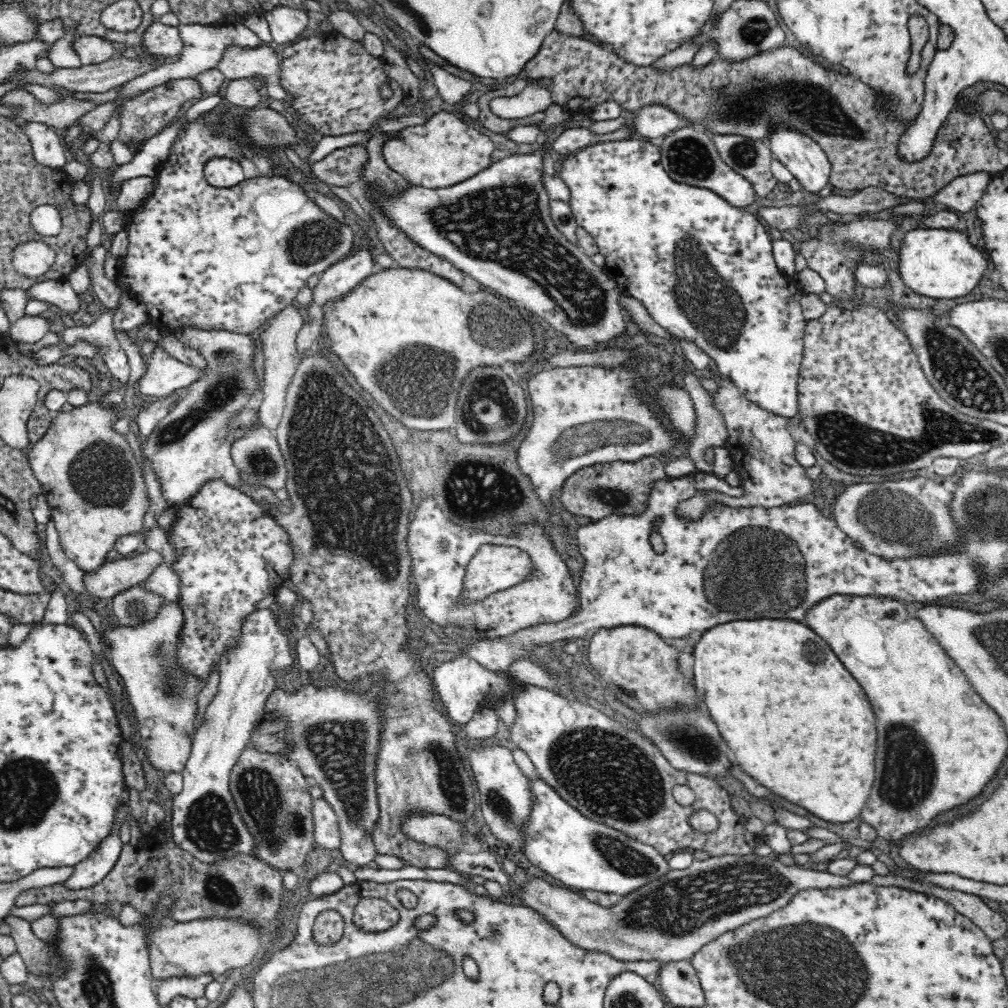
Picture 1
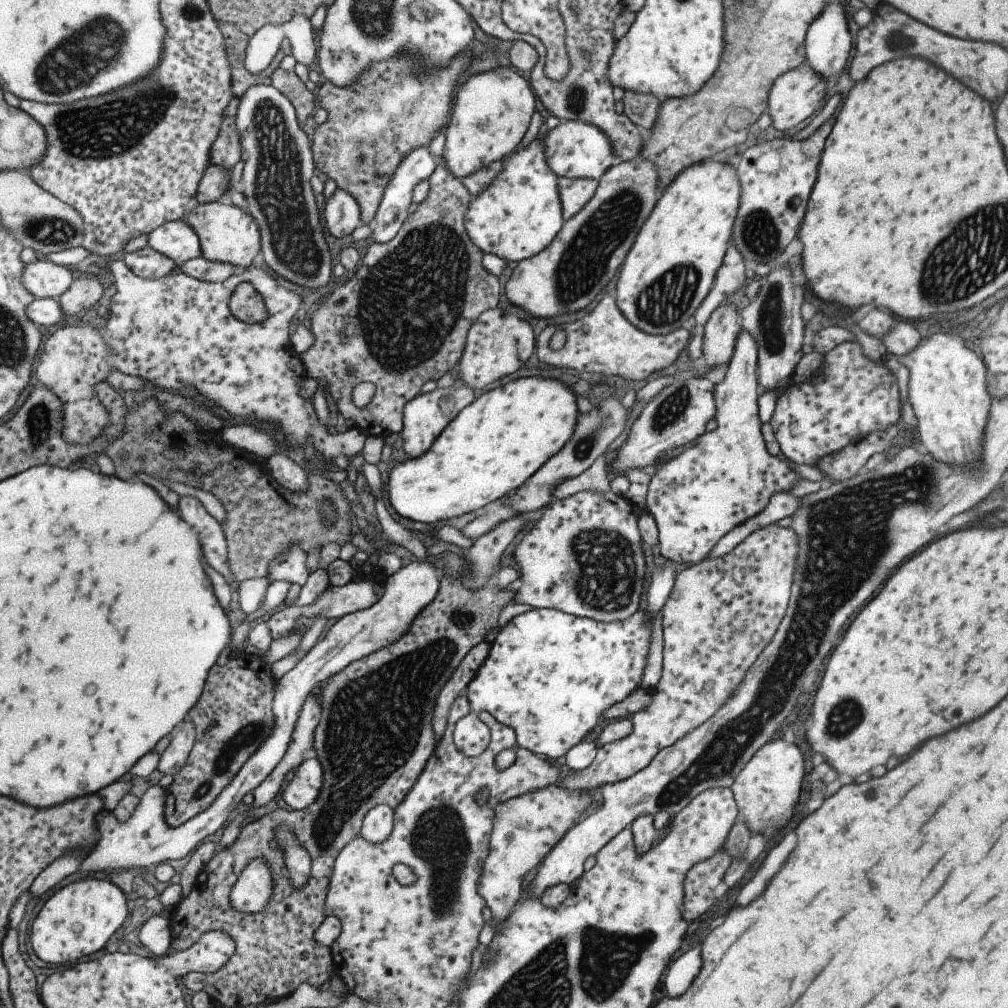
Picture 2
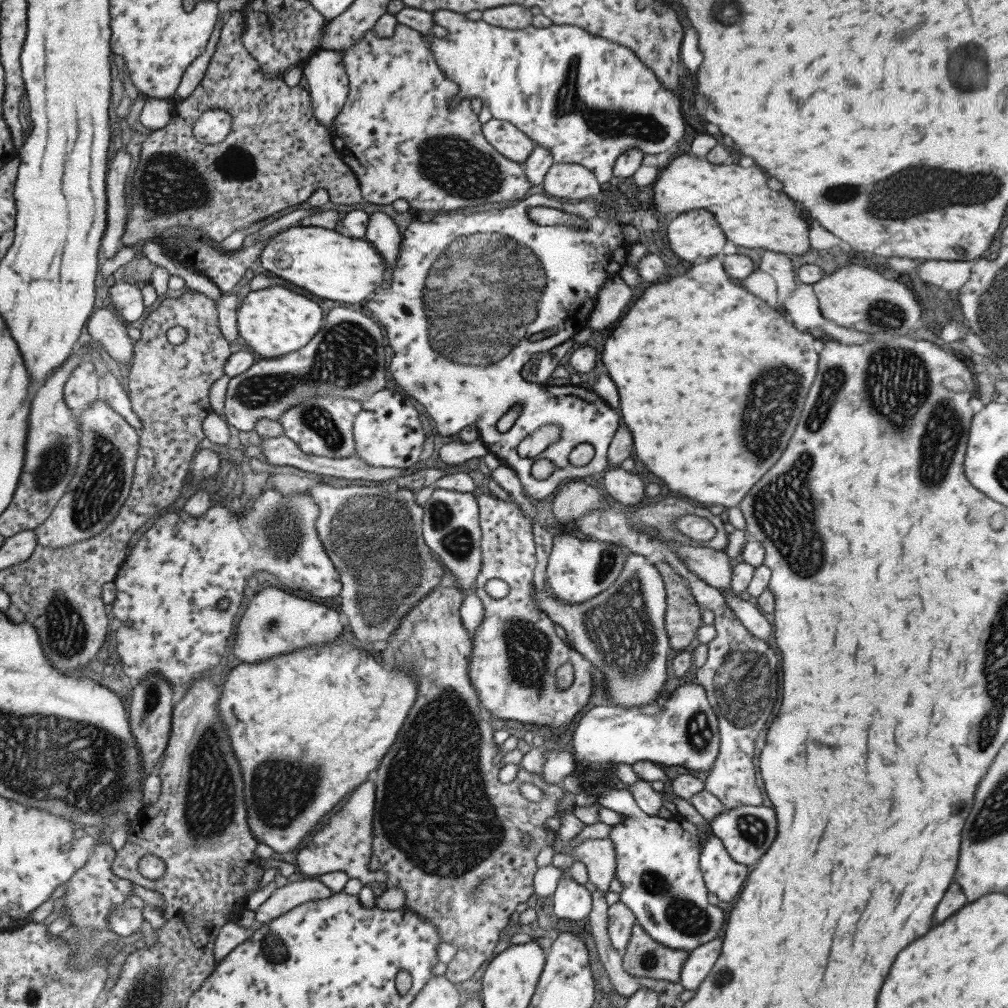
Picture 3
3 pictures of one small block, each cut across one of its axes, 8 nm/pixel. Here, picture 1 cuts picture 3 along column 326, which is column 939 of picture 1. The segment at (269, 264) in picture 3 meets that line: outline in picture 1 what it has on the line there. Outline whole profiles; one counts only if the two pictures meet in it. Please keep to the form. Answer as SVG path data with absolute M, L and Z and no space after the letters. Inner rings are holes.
M918 228L904 236L899 249L899 276L904 285L920 296L930 298L960 298L979 284L988 260L972 244L969 236L957 229Z

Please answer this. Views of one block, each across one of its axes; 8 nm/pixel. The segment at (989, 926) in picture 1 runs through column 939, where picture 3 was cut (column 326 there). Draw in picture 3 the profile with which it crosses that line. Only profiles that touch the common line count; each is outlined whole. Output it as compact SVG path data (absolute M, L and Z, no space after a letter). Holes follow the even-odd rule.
M315 877L297 880L291 883L282 883L279 888L270 888L267 897L255 910L254 920L260 924L285 914L295 906L327 898L333 894Z

